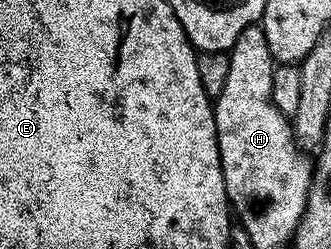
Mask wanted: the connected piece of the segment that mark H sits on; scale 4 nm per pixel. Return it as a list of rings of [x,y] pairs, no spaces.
[[[253,26],[238,34],[237,41],[228,52],[230,74],[226,74],[226,86],[222,86],[222,94],[215,97],[214,115],[216,118],[216,137],[220,147],[220,165],[224,171],[224,181],[228,192],[252,192],[256,200],[264,200],[264,204],[256,204],[256,224],[260,228],[268,228],[268,220],[300,220],[308,197],[309,165],[304,165],[293,139],[293,125],[289,117],[284,116],[272,101],[272,69],[274,61],[263,27]]]

